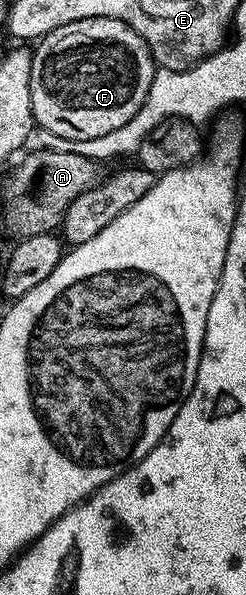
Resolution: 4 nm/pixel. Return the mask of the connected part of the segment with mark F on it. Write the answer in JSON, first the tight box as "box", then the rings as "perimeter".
{"box":[30,18,156,140],"perimeter":[[[84,18],[80,22],[68,22],[68,26],[60,26],[52,30],[48,35],[37,41],[30,57],[30,105],[34,115],[34,123],[43,133],[59,136],[65,140],[87,140],[88,138],[104,138],[104,134],[124,126],[140,110],[140,106],[150,95],[152,78],[156,71],[154,59],[150,57],[150,52],[146,48],[146,43],[139,38],[134,31],[124,22],[116,18]]]}

